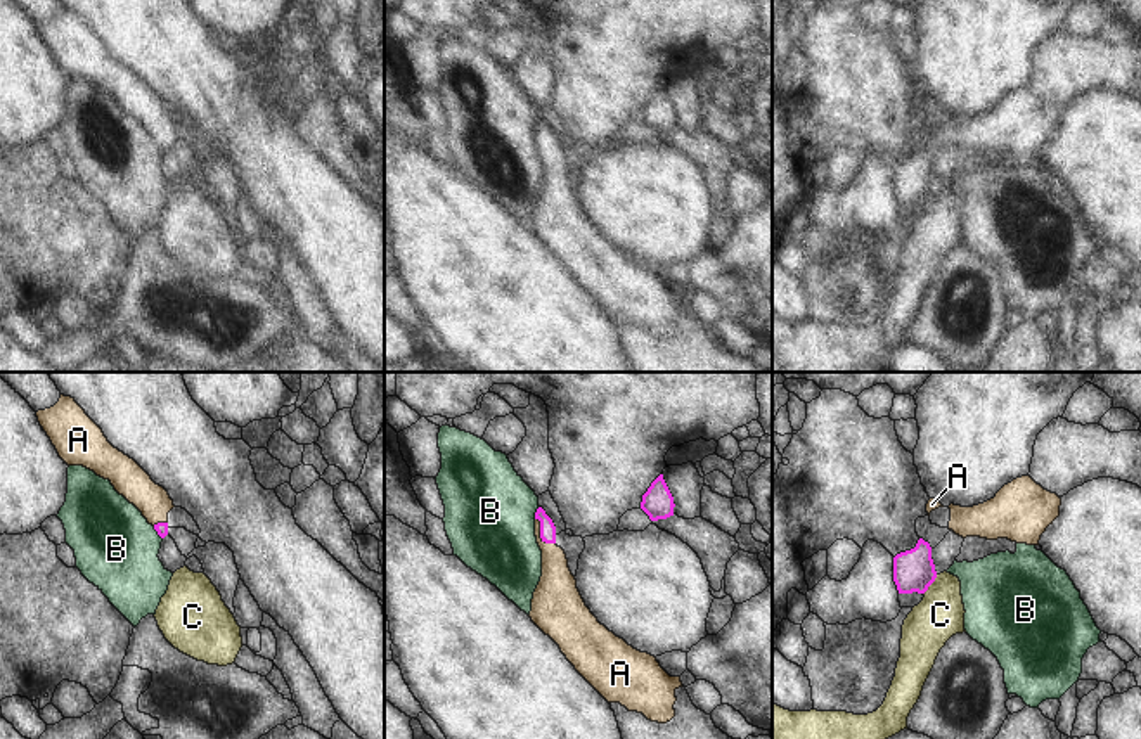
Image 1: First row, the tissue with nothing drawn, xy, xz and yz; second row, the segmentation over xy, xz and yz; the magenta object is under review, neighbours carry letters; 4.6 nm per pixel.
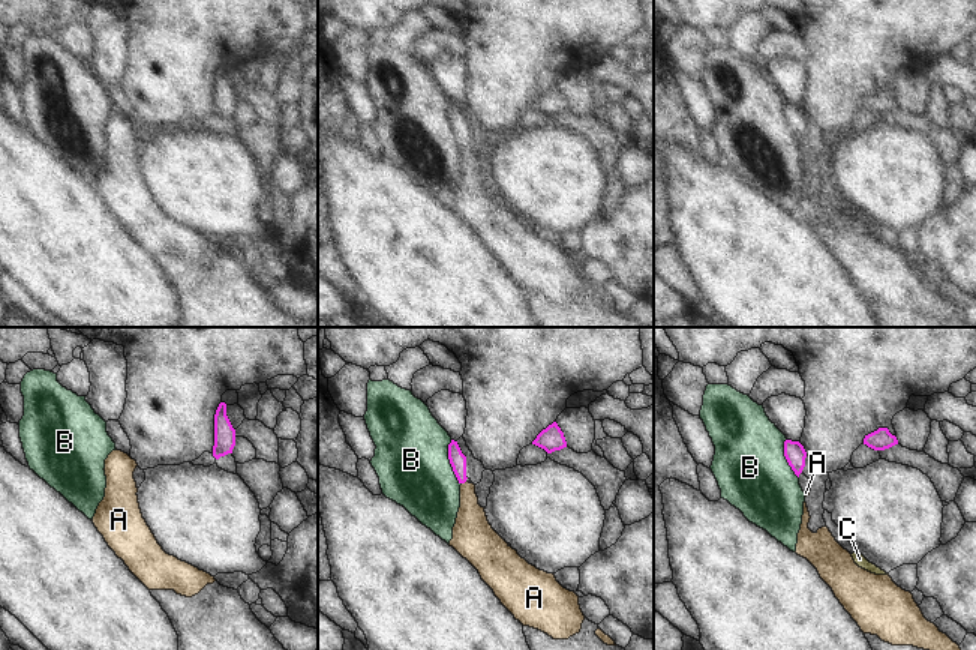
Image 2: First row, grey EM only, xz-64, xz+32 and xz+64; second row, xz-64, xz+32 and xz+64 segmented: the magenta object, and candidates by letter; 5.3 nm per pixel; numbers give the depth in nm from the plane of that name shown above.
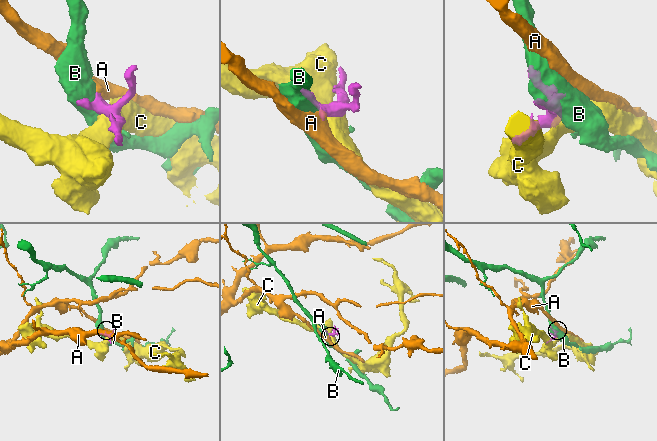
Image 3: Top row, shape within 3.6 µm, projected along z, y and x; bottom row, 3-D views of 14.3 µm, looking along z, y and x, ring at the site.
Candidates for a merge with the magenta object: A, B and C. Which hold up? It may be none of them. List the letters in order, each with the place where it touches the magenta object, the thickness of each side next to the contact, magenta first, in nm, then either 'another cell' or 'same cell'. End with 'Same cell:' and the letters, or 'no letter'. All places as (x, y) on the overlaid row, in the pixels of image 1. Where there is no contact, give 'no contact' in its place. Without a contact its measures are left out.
A: meets magenta in xz at (541, 535); 80 nm thick on the magenta side, 170 nm on the other; same cell
B: meets magenta in xz at (535, 513); 80 nm thick on the magenta side, 420 nm on the other; another cell
C: meets magenta in yz at (930, 584); 190 nm thick on the magenta side, 220 nm on the other; another cell
Same cell: A

